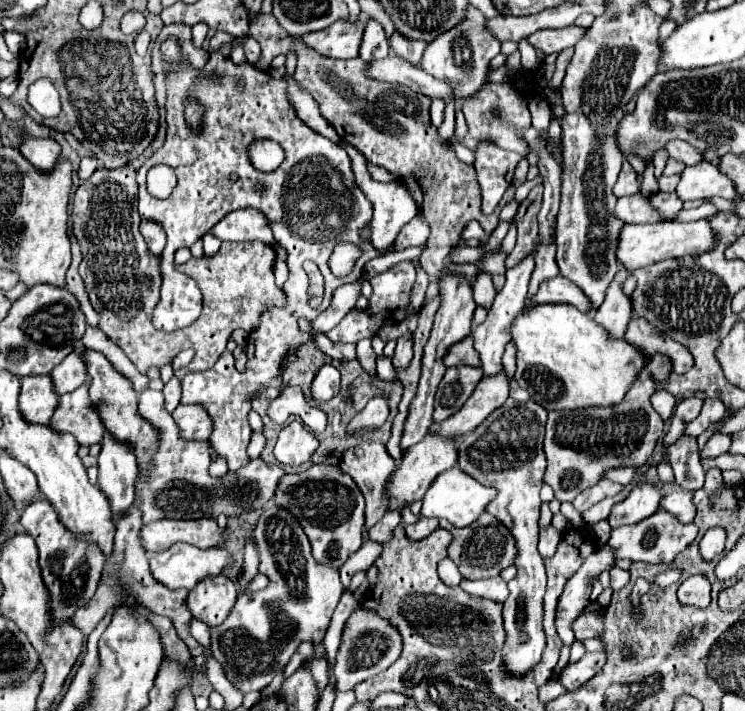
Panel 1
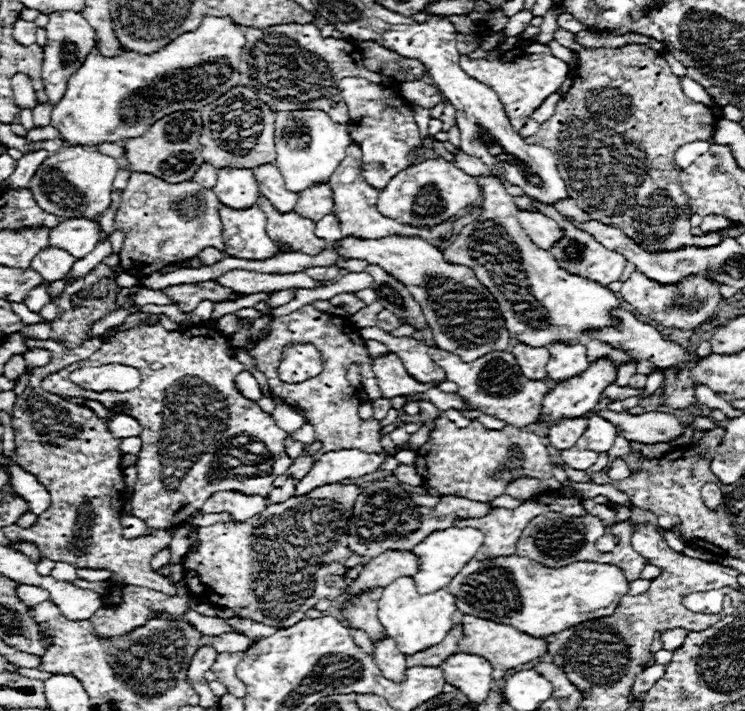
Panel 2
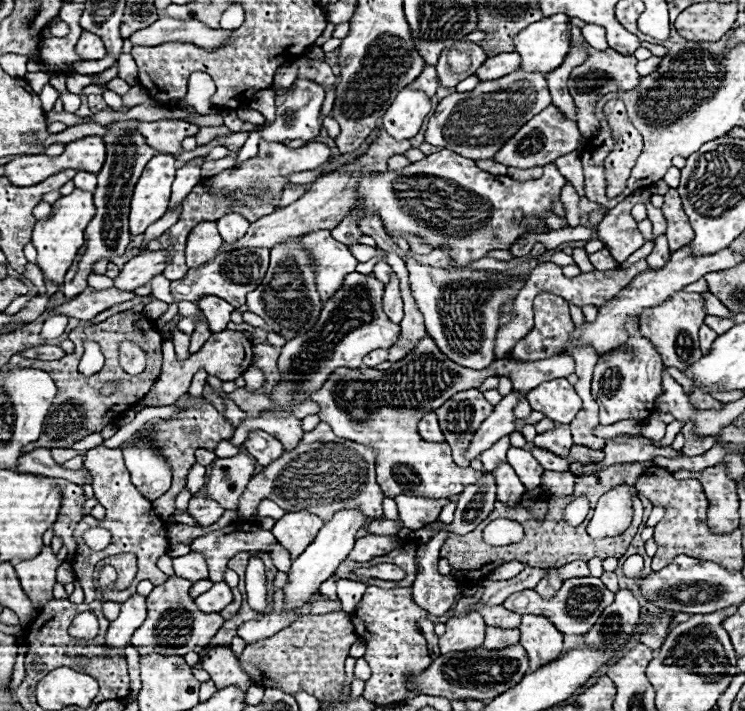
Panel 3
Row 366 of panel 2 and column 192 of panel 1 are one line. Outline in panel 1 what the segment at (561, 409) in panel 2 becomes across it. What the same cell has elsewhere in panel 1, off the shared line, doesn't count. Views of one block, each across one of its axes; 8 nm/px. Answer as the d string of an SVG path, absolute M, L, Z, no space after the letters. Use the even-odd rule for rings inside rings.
M218 574L202 578L198 586L188 592L186 606L196 620L208 626L218 626L218 622L224 622L226 614L230 614L236 596L234 582L228 576Z

